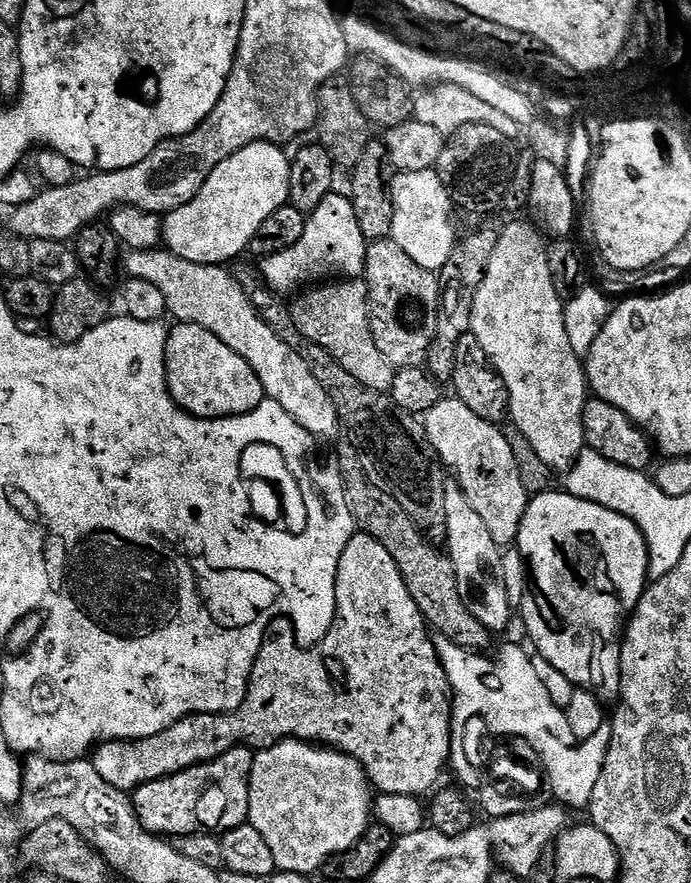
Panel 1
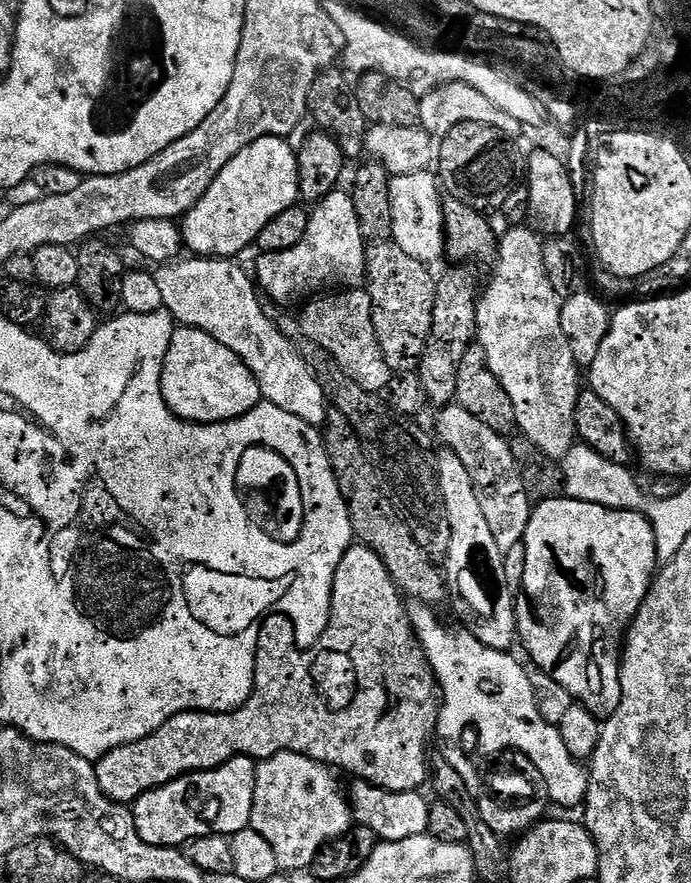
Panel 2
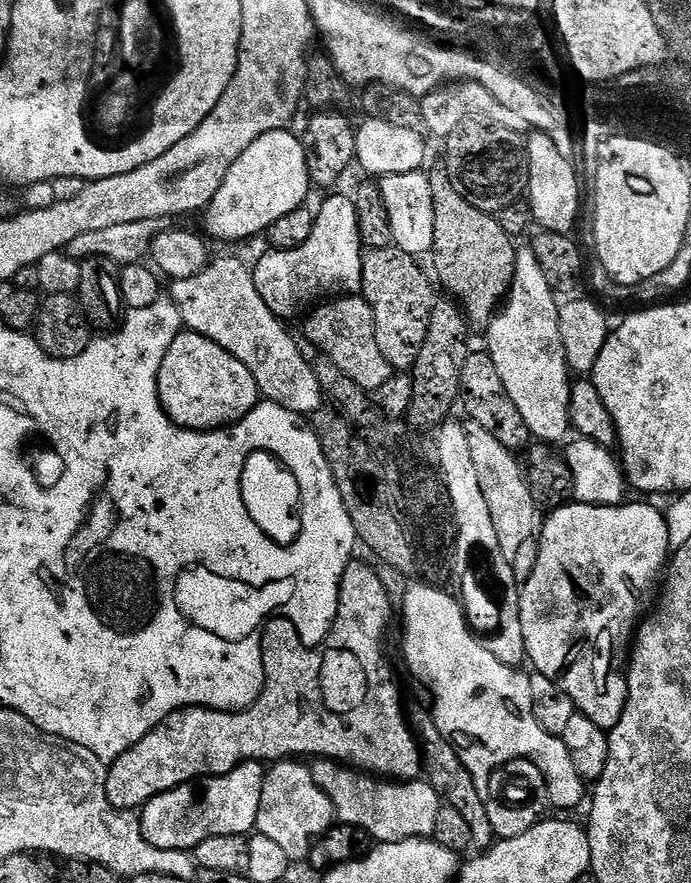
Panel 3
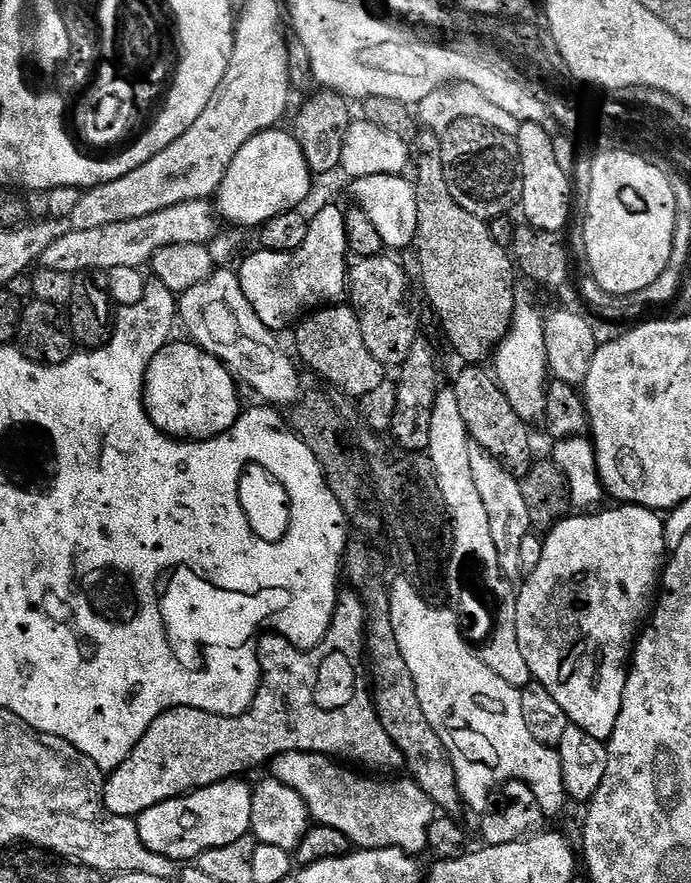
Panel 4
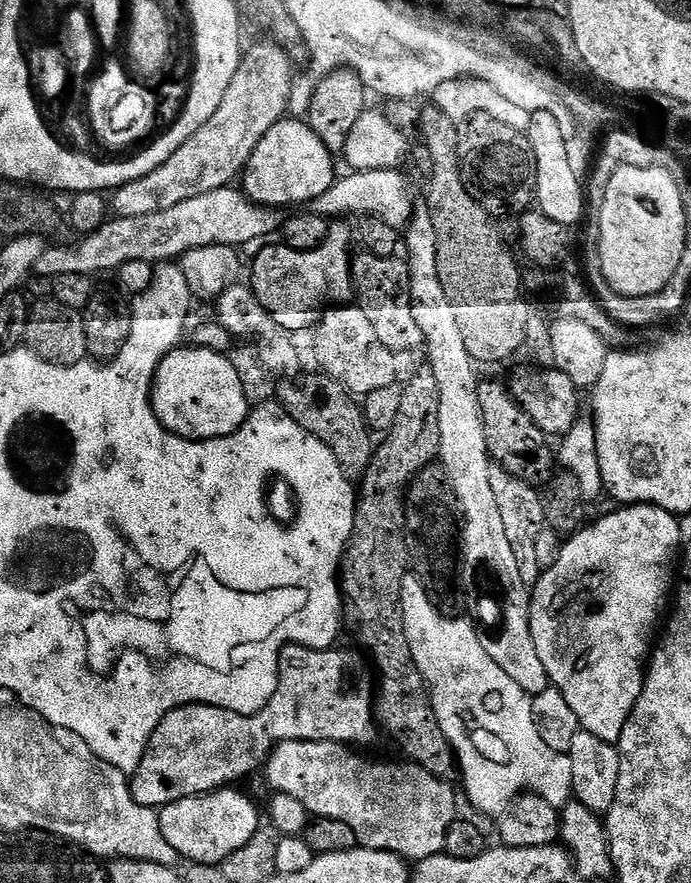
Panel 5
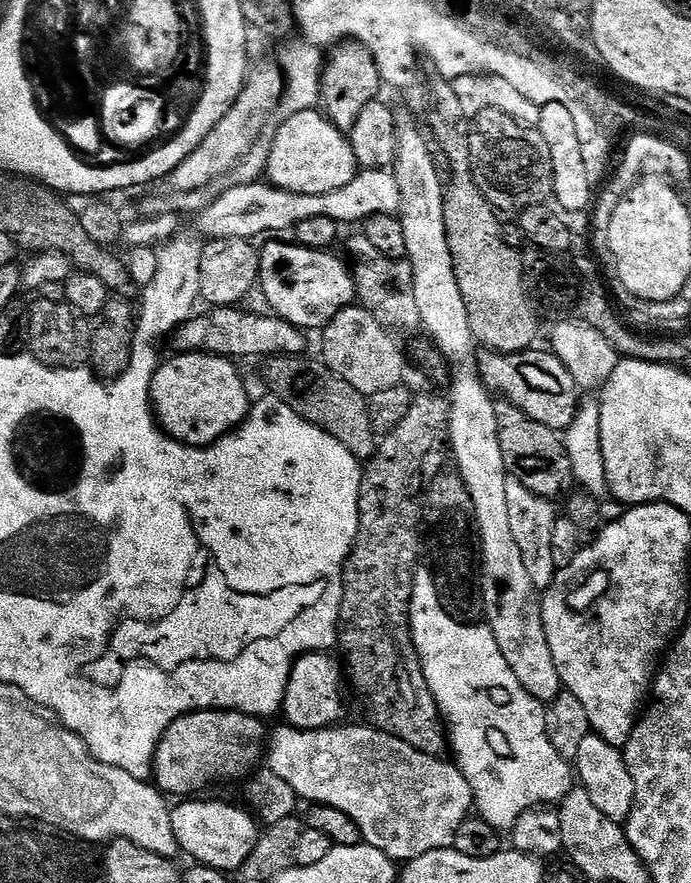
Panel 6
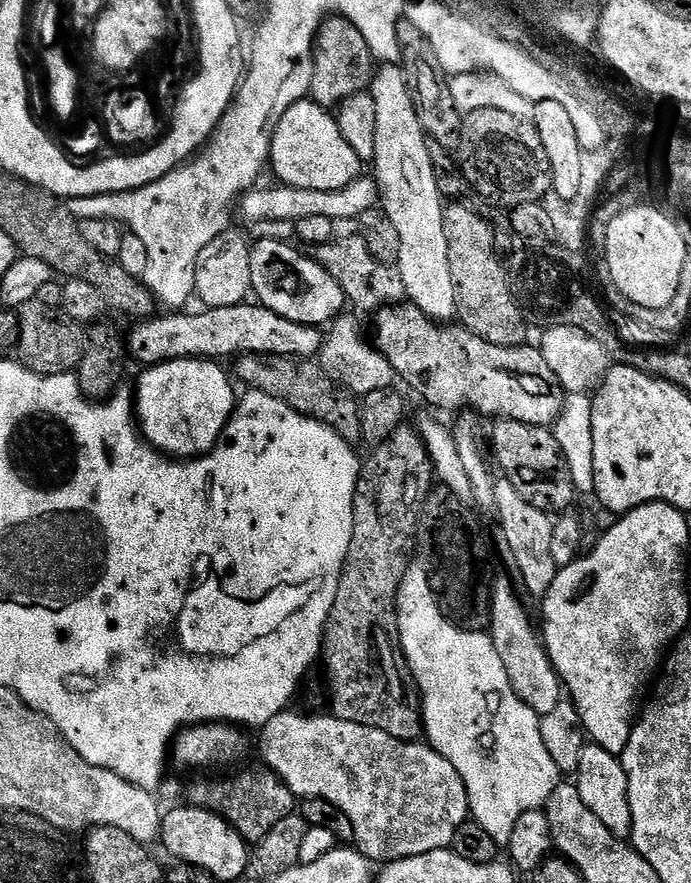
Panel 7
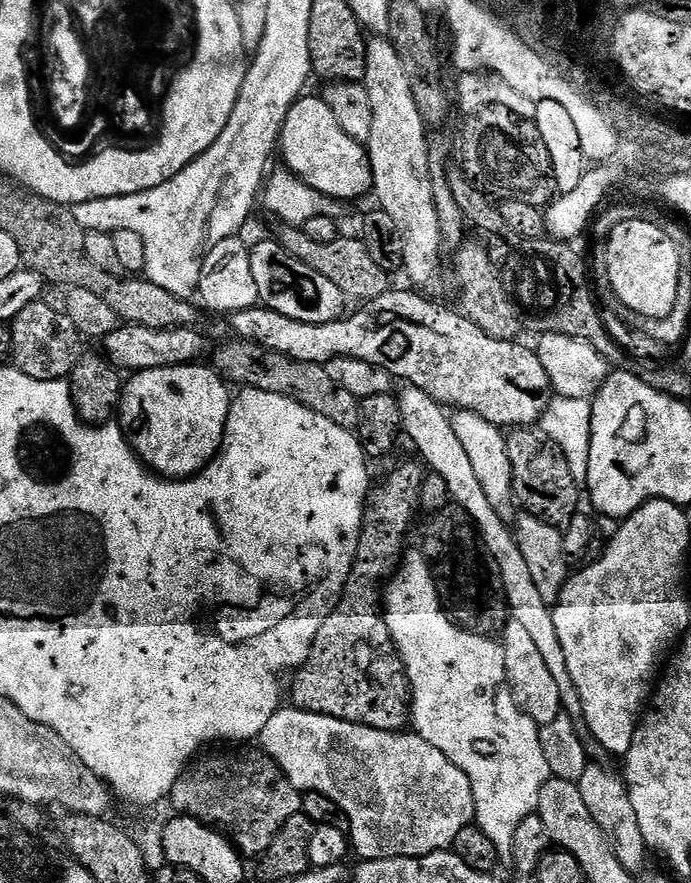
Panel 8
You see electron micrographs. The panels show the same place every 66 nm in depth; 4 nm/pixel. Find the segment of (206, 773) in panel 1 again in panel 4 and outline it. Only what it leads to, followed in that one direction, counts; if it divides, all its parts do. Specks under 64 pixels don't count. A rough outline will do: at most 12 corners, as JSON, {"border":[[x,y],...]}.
{"border":[[233,778],[140,813],[144,845],[177,862],[252,832]]}

